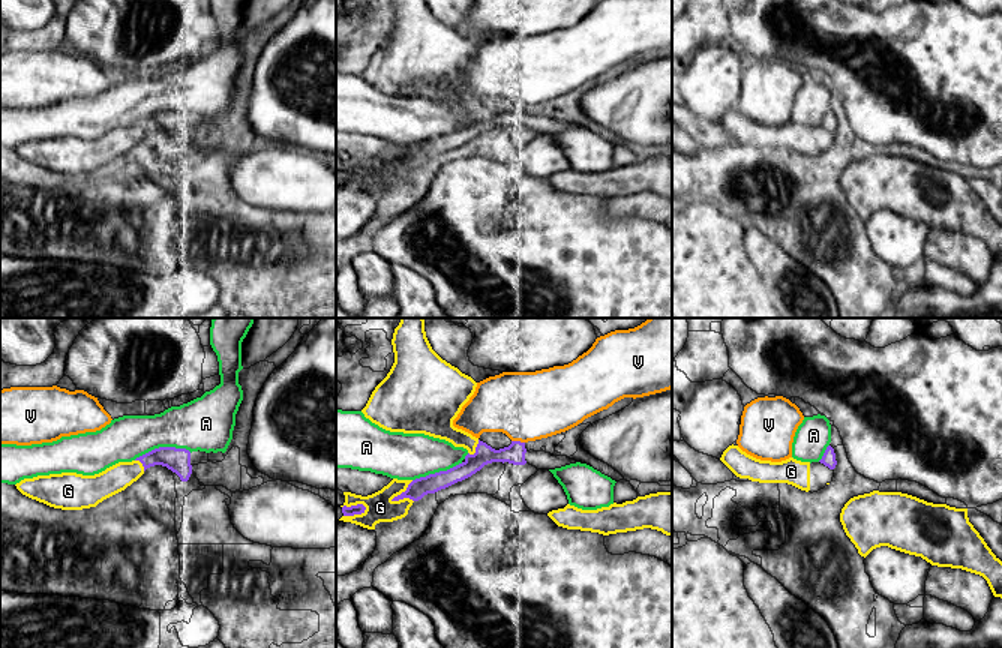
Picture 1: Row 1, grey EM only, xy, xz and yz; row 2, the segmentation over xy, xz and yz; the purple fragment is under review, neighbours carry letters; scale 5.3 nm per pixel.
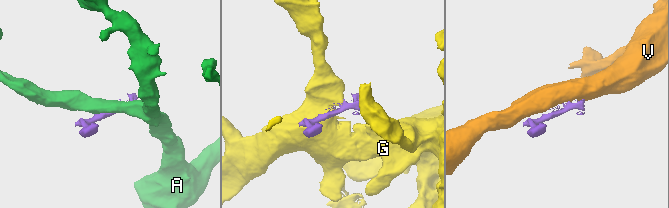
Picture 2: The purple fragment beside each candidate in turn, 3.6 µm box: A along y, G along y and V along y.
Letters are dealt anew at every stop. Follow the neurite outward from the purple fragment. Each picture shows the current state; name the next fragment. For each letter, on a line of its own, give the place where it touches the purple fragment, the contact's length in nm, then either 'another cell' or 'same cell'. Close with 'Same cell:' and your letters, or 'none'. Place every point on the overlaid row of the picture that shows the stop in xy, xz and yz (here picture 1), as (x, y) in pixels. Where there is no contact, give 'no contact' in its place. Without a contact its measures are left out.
A: contact xy (162, 447); length 320 nm; another cell
G: contact xz (402, 492); length 170 nm; another cell
V: contact xz (518, 441); length 70 nm; another cell
Same cell: none

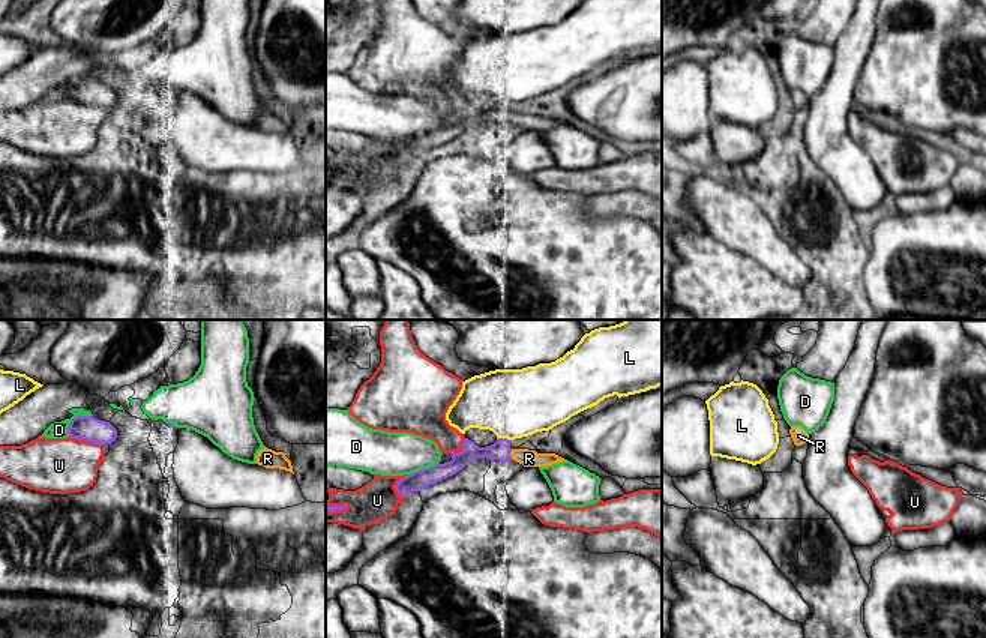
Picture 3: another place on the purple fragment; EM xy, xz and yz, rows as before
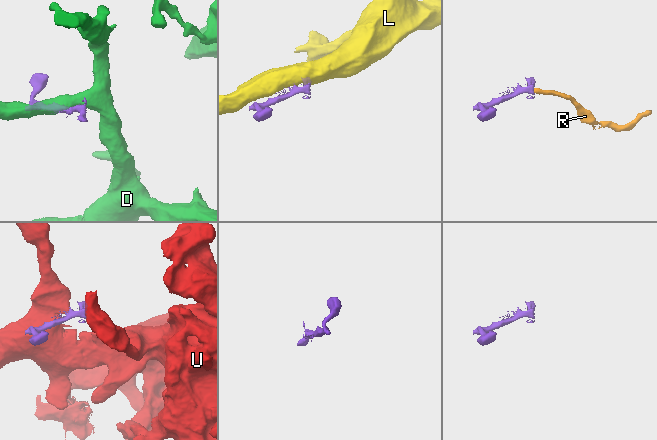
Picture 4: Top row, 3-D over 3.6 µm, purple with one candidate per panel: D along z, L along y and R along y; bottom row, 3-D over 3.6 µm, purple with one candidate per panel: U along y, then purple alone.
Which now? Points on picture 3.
D: contact xy (74, 418); length 180 nm; another cell
L: contact xz (503, 439); length 70 nm; another cell
R: contact xz (509, 454); length 60 nm; same cell
U: contact xy (86, 440); length 180 nm; another cell
Same cell: R

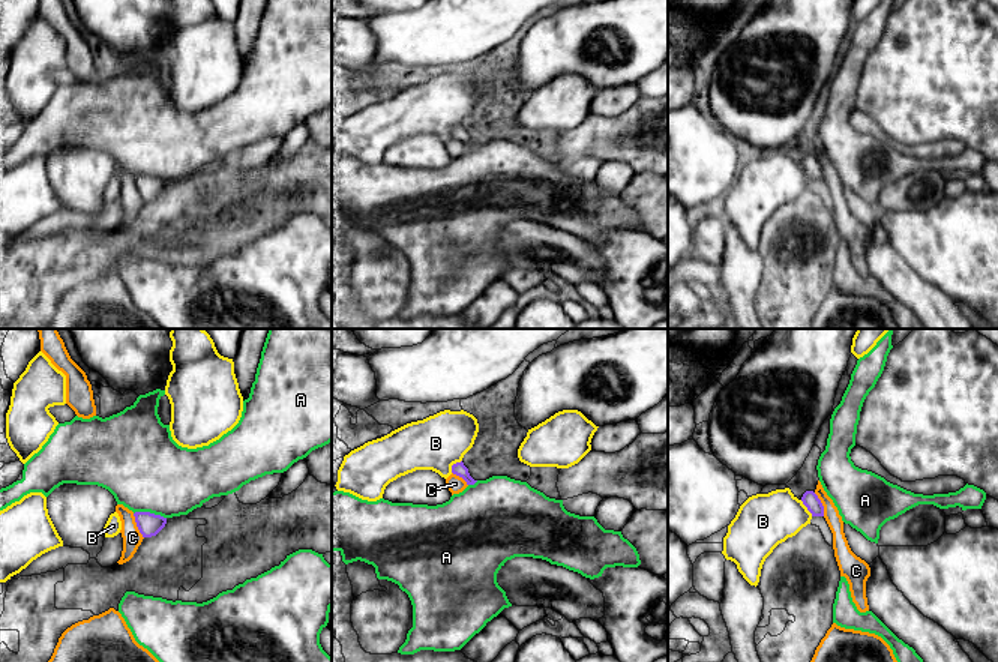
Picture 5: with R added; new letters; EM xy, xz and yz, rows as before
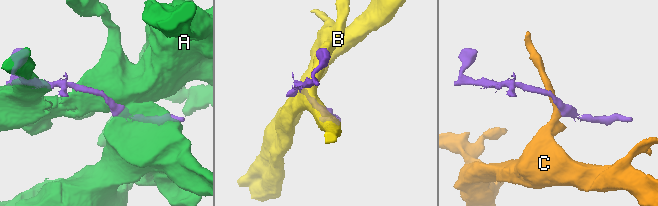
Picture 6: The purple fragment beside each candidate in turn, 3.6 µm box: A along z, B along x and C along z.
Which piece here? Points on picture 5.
A: contact xy (149, 512); length 180 nm; another cell
B: contact xz (453, 464); length 90 nm; another cell
C: contact xy (137, 526); length 150 nm; same cell
Same cell: C

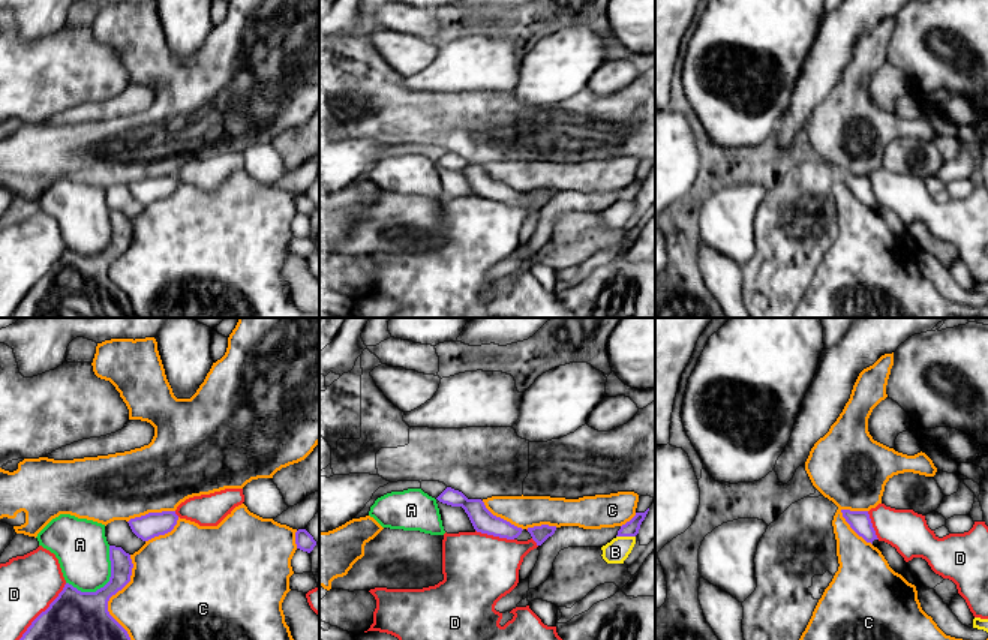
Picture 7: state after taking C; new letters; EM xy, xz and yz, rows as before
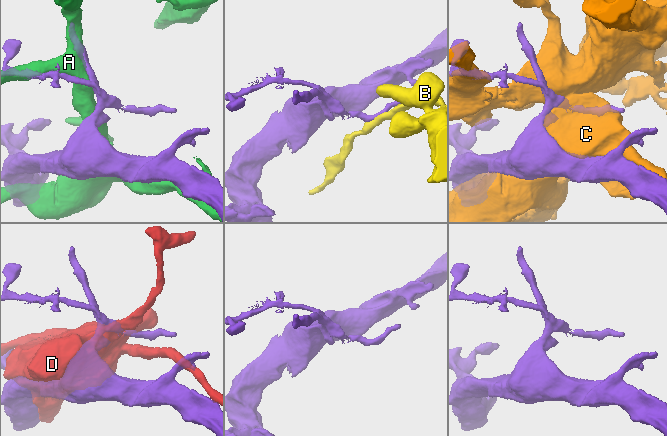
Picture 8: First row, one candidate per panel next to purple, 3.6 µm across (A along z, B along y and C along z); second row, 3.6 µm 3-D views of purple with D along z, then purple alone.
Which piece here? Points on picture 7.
A: contact xy (105, 585); length 320 nm; another cell
B: contact xz (625, 535); length 100 nm; another cell
C: contact xy (111, 595); length 460 nm; another cell
D: contact xy (42, 612); length 400 nm; another cell
Same cell: none

